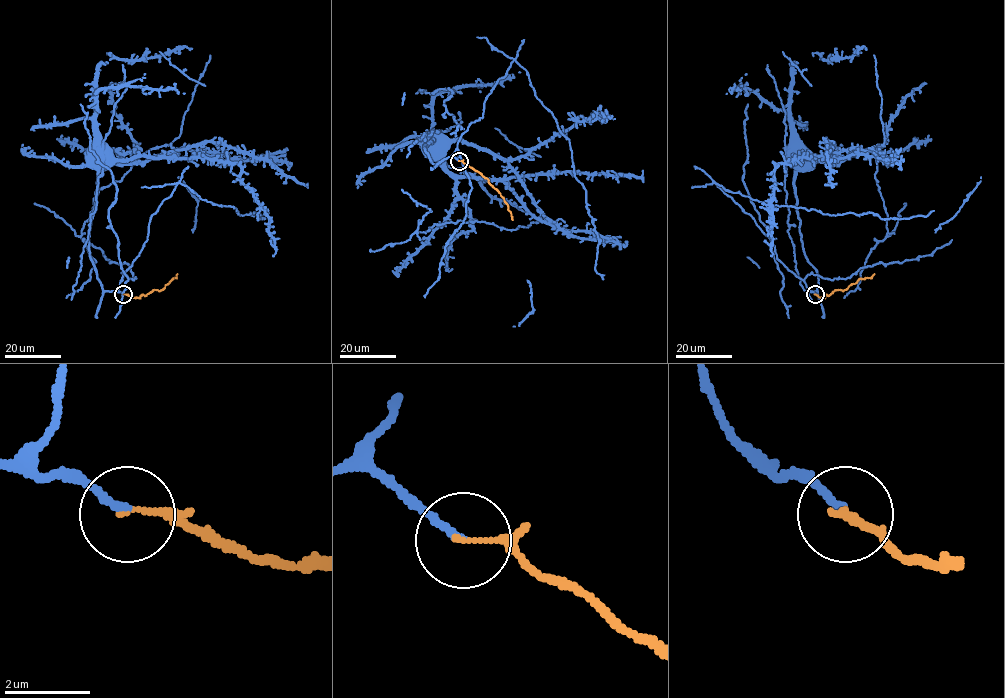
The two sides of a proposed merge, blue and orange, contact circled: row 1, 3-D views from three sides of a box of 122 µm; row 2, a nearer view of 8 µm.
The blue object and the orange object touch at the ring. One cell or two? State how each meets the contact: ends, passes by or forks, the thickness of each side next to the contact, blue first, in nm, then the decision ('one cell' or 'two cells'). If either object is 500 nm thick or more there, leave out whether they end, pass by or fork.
blue ends; orange ends; calibres 170 and 120 nm; one cell

